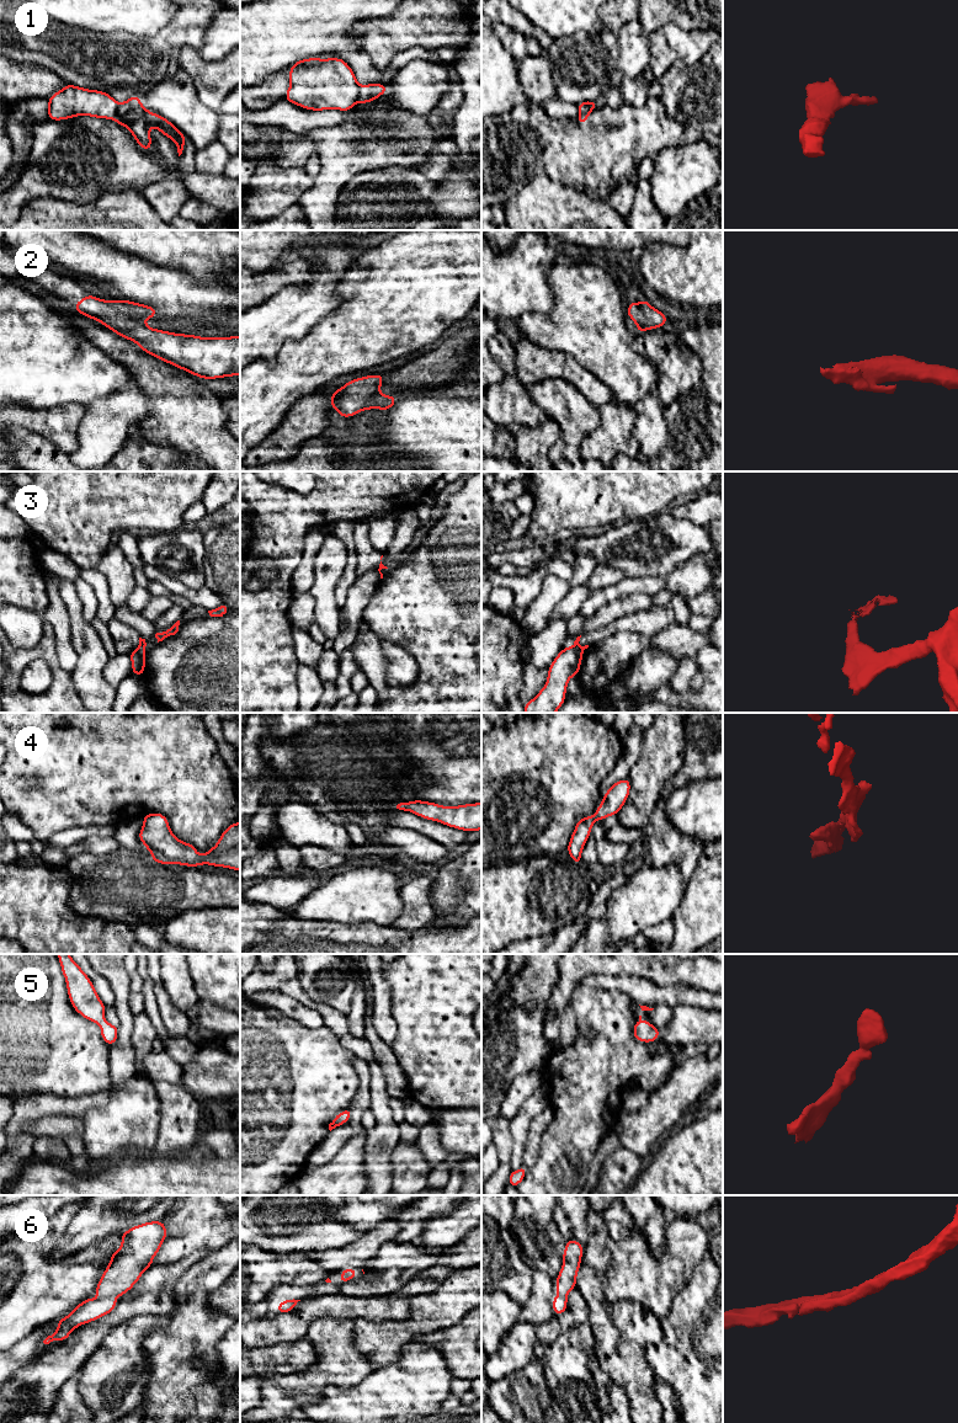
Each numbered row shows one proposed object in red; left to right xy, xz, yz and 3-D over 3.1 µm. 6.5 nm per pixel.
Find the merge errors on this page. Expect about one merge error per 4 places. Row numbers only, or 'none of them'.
1, 3

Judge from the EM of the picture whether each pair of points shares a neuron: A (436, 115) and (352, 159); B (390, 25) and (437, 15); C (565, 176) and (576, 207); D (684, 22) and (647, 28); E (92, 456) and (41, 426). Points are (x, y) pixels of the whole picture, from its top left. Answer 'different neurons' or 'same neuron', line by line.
A: same neuron
B: same neuron
C: different neurons
D: same neuron
E: different neurons

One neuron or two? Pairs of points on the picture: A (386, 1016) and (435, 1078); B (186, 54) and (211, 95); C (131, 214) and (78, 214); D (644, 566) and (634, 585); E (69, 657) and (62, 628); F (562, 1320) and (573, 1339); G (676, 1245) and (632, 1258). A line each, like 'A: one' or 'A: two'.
A: two
B: one
C: one
D: two
E: one
F: two
G: one

